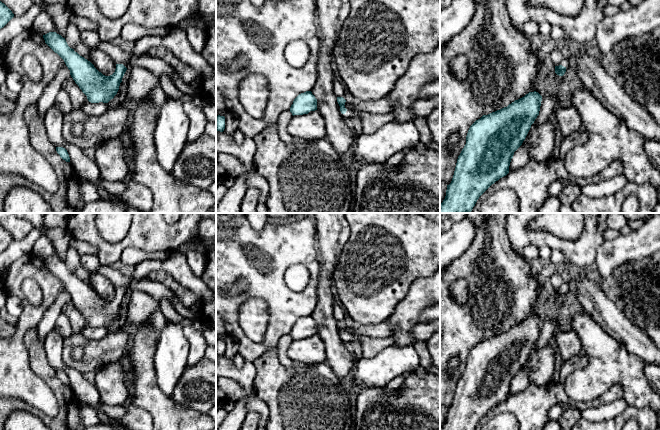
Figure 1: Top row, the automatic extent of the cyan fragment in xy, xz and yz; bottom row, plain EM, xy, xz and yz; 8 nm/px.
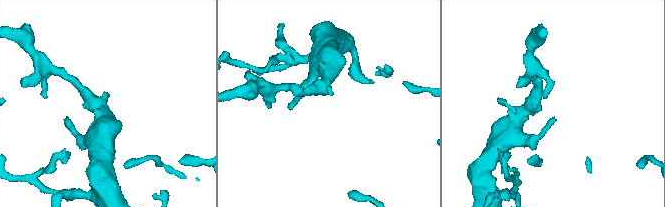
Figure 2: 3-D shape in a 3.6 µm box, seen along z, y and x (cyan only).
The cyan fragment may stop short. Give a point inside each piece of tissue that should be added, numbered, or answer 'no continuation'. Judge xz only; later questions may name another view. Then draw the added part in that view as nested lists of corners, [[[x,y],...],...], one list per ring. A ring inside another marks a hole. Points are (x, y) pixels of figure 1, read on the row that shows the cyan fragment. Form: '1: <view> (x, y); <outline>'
1: xz (350, 114); [[[348,109],[344,115],[345,118],[349,118],[349,119],[360,118],[359,112],[351,109]]]

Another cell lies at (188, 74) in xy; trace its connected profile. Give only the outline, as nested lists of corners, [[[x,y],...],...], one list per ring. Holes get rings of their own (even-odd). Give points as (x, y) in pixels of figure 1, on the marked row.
[[[151,48],[149,50],[149,54],[162,59],[169,64],[180,75],[182,80],[189,85],[199,78],[199,75],[192,67],[181,62],[171,51],[166,48]]]

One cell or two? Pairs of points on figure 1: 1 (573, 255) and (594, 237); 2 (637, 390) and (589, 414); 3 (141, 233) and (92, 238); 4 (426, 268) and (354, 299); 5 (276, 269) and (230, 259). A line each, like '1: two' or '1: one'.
1: one
2: two
3: one
4: one
5: one

